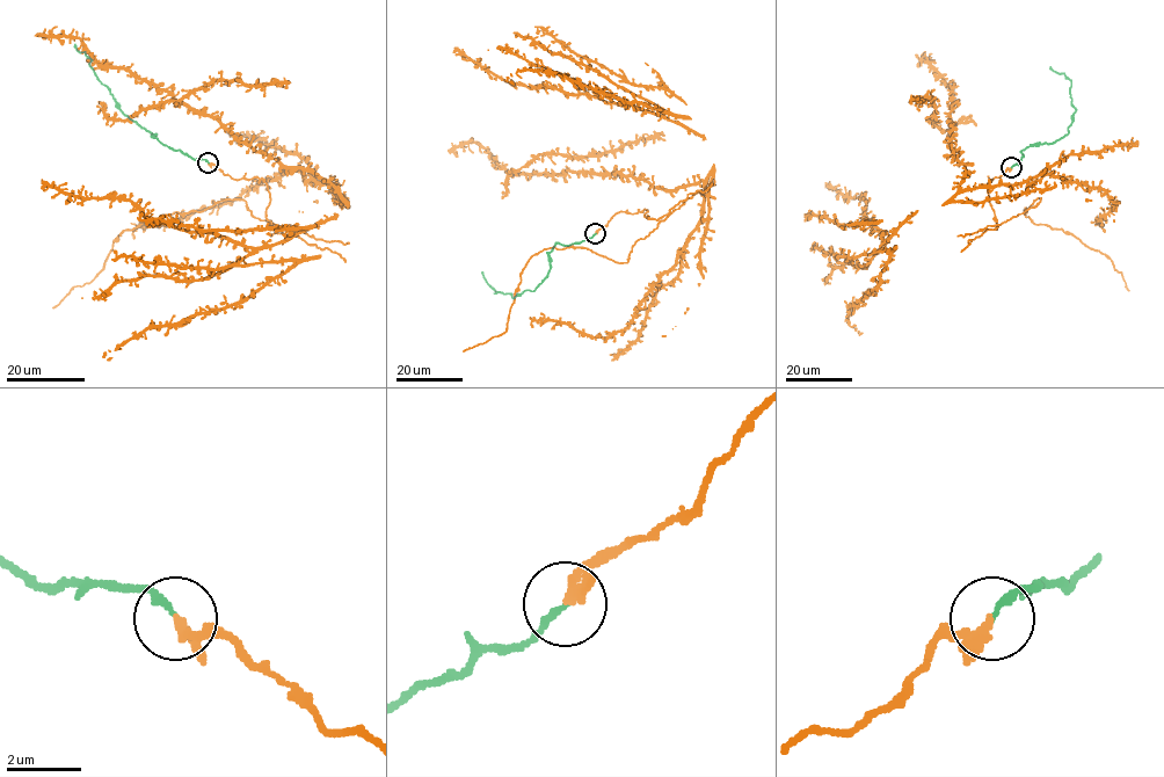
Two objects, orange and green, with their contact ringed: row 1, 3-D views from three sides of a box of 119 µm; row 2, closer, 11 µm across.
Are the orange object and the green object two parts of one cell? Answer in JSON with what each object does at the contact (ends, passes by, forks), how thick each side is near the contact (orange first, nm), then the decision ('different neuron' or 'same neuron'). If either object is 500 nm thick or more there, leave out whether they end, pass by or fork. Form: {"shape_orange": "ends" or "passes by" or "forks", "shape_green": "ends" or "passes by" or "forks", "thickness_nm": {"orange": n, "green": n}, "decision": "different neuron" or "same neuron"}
{"shape_orange": "ends", "shape_green": "ends", "thickness_nm": {"orange": 280, "green": 180}, "decision": "same neuron"}

